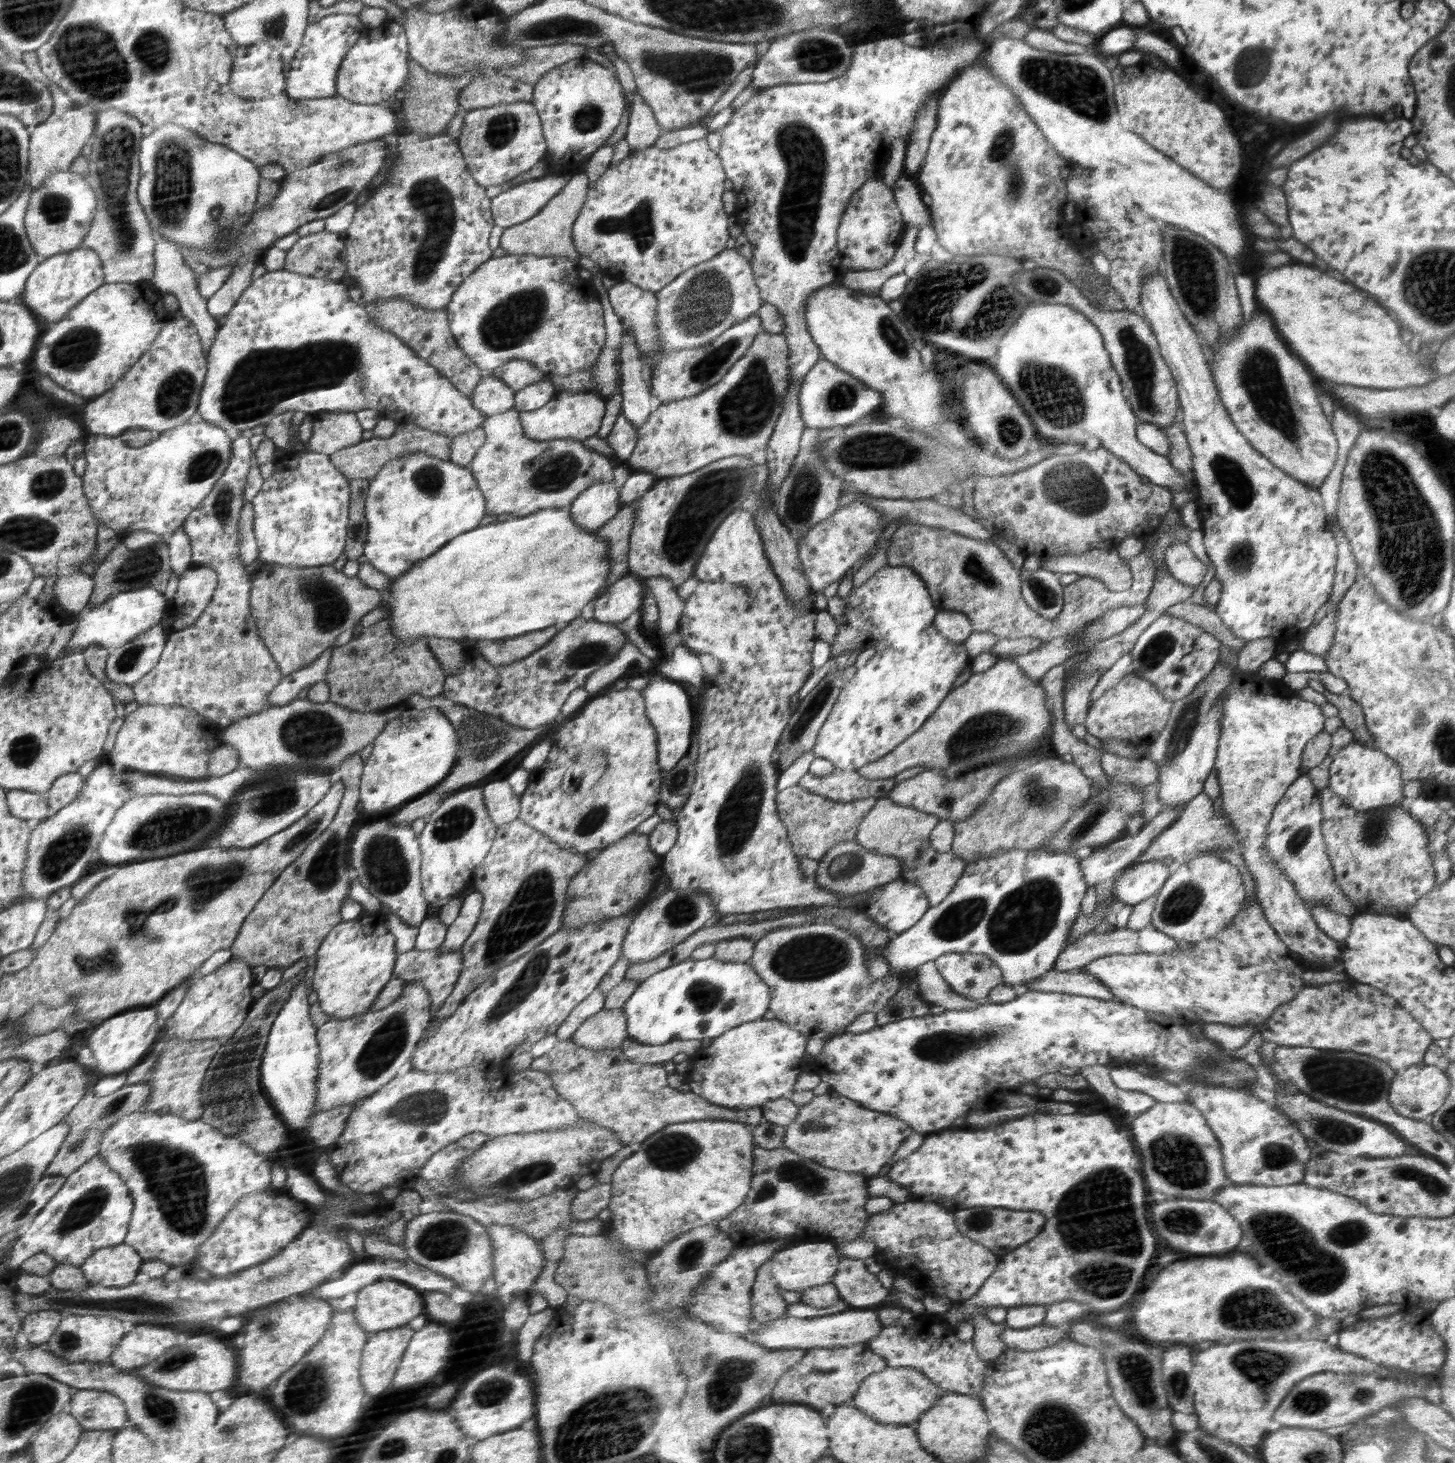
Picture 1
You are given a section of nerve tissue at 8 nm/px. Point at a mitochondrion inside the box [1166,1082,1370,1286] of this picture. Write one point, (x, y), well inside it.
(1273, 1156)

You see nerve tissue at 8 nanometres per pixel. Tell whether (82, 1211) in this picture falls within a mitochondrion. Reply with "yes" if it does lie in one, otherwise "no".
yes

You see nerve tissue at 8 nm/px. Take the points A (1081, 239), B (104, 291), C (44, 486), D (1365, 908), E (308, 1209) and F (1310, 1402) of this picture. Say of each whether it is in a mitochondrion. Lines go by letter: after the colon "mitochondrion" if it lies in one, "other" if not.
A: other
B: other
C: mitochondrion
D: other
E: other
F: mitochondrion

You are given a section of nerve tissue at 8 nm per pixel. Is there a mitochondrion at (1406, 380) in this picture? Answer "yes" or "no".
no

